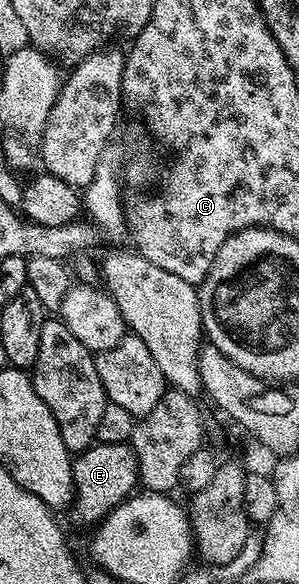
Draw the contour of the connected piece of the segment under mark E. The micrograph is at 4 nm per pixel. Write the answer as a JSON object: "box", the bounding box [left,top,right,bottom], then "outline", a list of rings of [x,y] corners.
{"box":[72,442,139,525],"outline":[[[95,442],[77,453],[73,461],[74,503],[72,513],[74,512],[75,518],[82,524],[97,525],[116,505],[121,504],[139,487],[138,455],[129,443],[99,444]]]}

